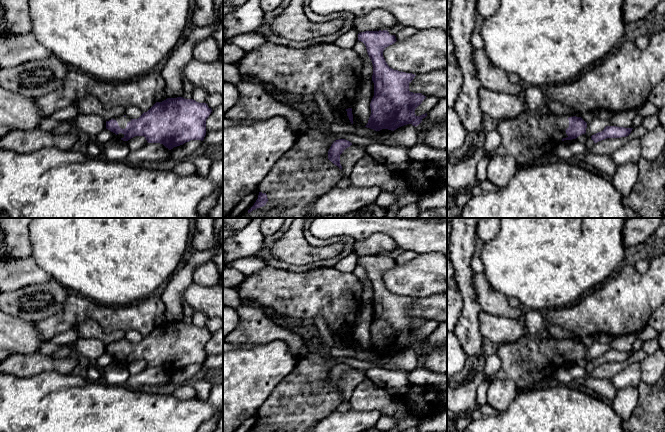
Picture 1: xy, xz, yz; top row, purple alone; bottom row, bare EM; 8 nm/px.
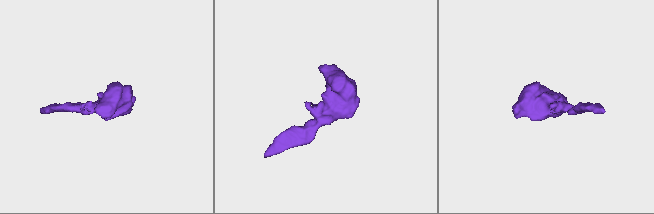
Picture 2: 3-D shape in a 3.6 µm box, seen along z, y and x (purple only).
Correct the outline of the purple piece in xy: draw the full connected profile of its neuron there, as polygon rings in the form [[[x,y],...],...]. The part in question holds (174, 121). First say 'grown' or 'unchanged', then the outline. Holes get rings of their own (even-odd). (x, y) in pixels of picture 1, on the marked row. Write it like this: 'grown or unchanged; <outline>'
grown; [[[183,97],[167,98],[162,102],[156,102],[138,119],[122,115],[106,121],[106,129],[115,133],[116,138],[123,141],[128,141],[135,136],[144,136],[148,143],[160,143],[171,150],[191,140],[203,141],[207,131],[206,120],[211,112],[212,109],[206,103]]]

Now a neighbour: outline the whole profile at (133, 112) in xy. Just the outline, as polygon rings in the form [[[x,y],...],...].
[[[137,106],[125,107],[125,116],[131,119],[138,119],[143,114],[143,111]]]

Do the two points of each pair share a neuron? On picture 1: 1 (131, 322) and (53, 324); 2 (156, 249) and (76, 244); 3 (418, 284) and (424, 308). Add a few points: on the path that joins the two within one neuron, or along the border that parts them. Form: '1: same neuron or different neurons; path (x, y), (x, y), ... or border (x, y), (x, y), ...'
1: same neuron; path (112, 318), (101, 313), (72, 313)
2: same neuron; path (136, 249), (96, 246)
3: different neurons; border (436, 293), (416, 299)

